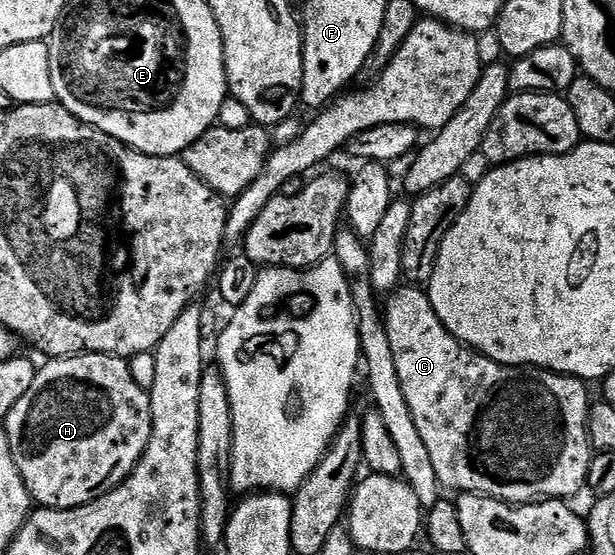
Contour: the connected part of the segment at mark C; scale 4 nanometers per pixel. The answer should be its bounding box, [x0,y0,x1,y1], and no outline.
[385,286,593,504]

